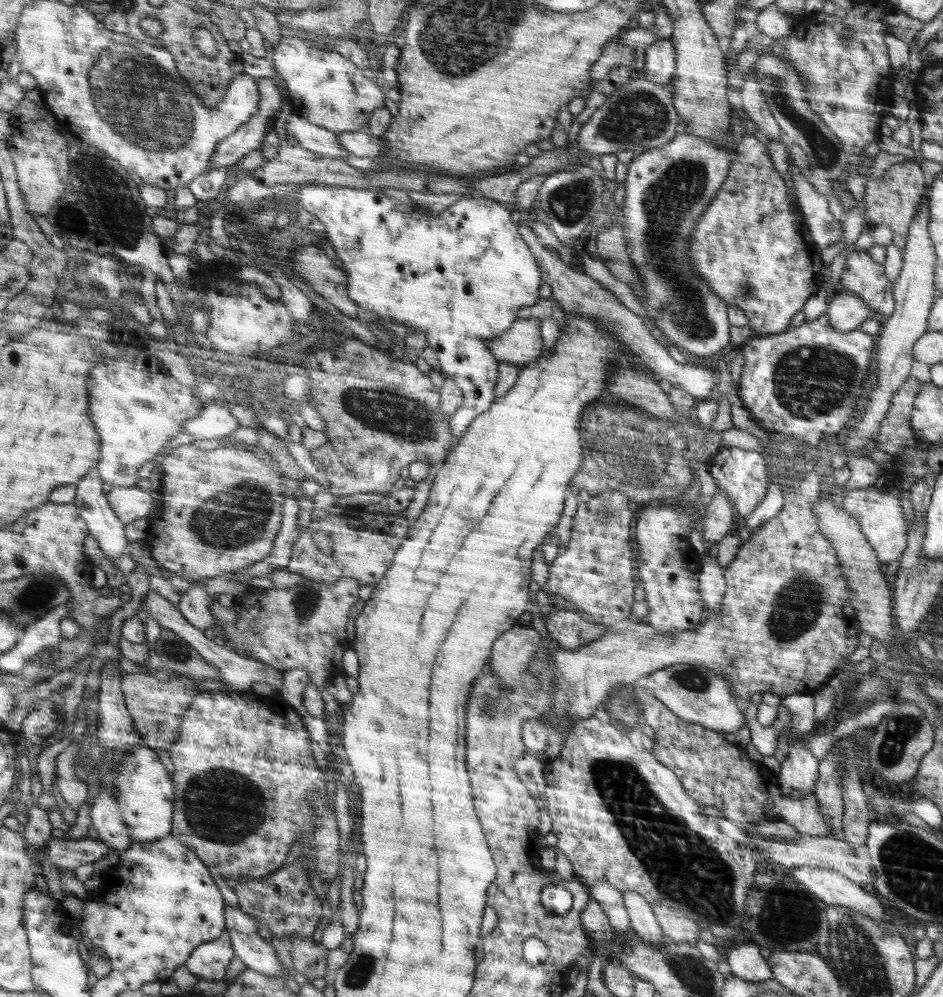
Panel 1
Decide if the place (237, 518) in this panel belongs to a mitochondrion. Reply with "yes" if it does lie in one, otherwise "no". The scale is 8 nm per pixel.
yes

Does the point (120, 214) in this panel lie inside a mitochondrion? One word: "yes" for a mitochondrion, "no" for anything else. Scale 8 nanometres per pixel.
yes

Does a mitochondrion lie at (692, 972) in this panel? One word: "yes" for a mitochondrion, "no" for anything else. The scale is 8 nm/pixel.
yes

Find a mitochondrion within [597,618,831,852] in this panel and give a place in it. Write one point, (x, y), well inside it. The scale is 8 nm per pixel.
(697, 681)

